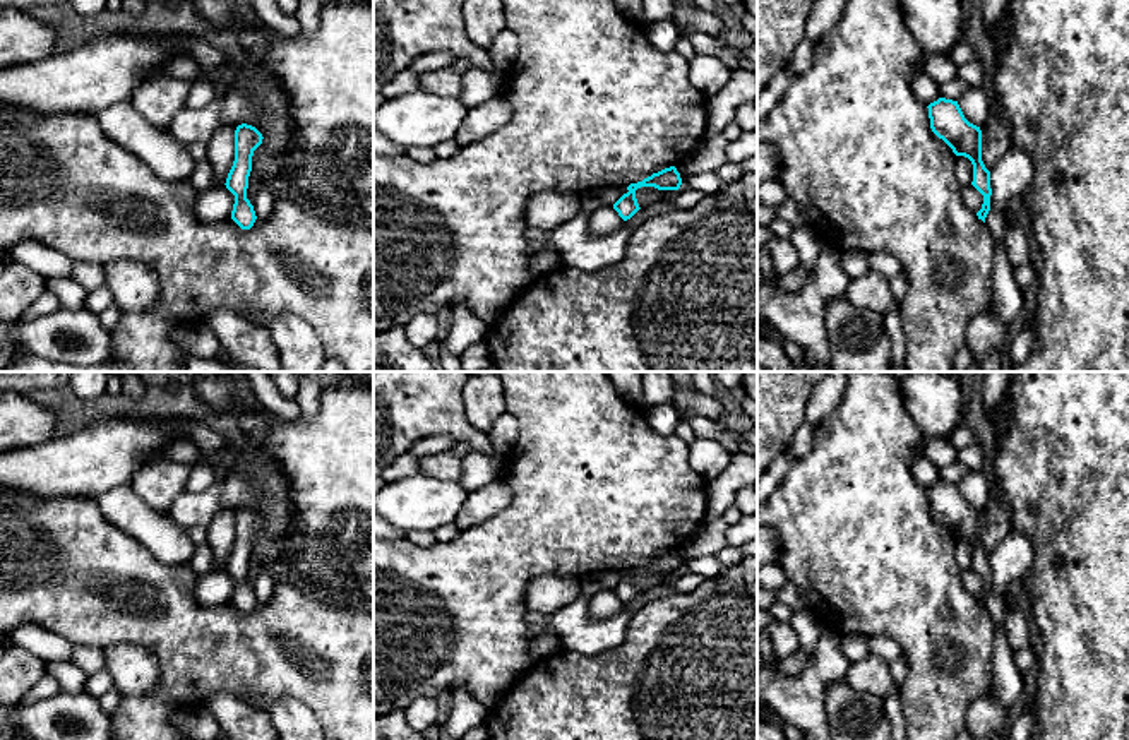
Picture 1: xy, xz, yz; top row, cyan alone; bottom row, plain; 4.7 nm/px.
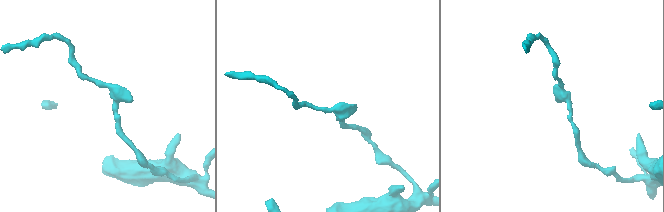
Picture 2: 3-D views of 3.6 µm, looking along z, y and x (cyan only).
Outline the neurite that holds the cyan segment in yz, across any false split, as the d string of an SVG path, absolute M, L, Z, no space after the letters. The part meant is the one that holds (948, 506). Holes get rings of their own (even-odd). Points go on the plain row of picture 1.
M939 481L929 490L929 502L932 516L942 522L956 540L965 540L973 548L971 569L983 579L982 593L977 596L978 603L985 606L990 594L990 555L982 545L982 514L970 507L958 485Z

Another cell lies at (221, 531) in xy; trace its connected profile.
M223 507L207 528L207 545L214 555L214 570L226 567L235 545L235 514L231 507Z

